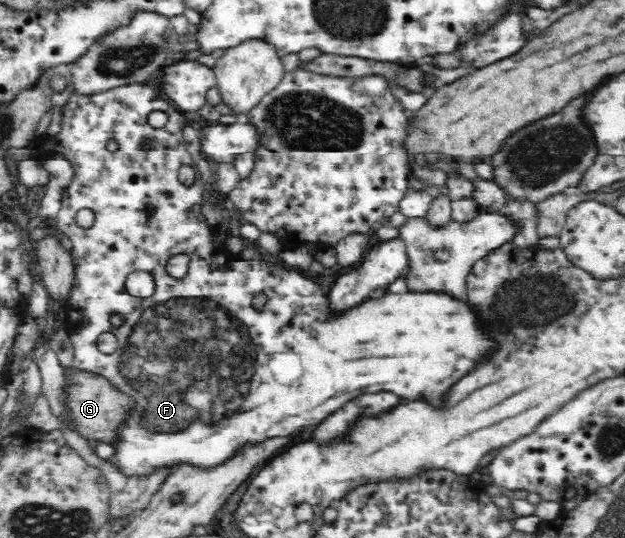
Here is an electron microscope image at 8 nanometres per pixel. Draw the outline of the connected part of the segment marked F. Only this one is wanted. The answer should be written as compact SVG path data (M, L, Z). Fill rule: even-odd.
M132 83L123 87L111 88L102 92L92 94L79 93L77 89L69 96L67 103L61 107L61 130L57 134L43 134L35 137L34 134L29 140L28 147L34 147L39 152L41 160L59 157L67 160L74 170L72 182L61 188L61 208L58 217L54 223L58 225L60 230L71 240L71 257L73 270L73 286L70 292L71 306L75 308L77 316L88 318L90 323L85 325L80 321L79 326L67 326L64 328L66 335L71 341L73 347L72 364L86 372L93 372L95 375L101 375L111 383L111 387L119 393L129 397L129 409L125 410L123 420L119 422L113 440L109 442L113 446L113 456L108 460L103 459L105 463L109 463L111 467L115 467L119 473L127 478L140 479L151 476L160 470L169 470L187 465L197 469L210 469L218 467L220 464L232 459L235 454L246 446L263 444L271 438L289 438L299 434L303 428L307 426L315 426L321 420L325 420L331 412L343 408L343 404L347 404L351 398L365 394L365 392L379 392L379 390L391 390L403 398L415 398L415 396L427 396L433 404L439 404L439 400L443 398L443 392L451 386L451 382L455 382L459 376L463 376L463 372L471 370L475 360L479 360L479 356L491 346L491 342L483 336L483 332L479 332L479 328L475 328L475 318L473 312L463 304L464 301L457 301L453 297L445 293L436 292L385 292L381 298L377 300L367 300L359 306L351 306L347 310L335 312L331 310L331 300L323 294L321 286L311 280L311 277L305 276L299 271L287 270L283 263L275 264L275 262L259 262L259 260L241 260L235 262L237 255L229 253L221 244L217 244L217 228L209 228L208 219L202 212L203 198L205 198L205 188L201 182L200 172L197 166L193 166L193 158L191 152L187 150L187 140L183 136L185 122L183 122L183 112L177 112L175 106L167 99L161 98L161 93L157 90L154 83ZM152 111L163 111L169 117L167 124L161 128L153 128L148 124L148 115ZM109 142L117 144L117 150L109 150ZM183 164L194 167L196 173L194 182L191 185L184 185L179 181L179 167ZM81 208L90 208L95 215L95 222L91 228L81 228L75 221L75 214ZM176 254L185 254L189 257L189 268L187 276L176 279L167 274L167 261ZM135 271L145 271L151 274L151 278L155 283L153 294L147 298L133 296L126 289L127 277ZM257 294L265 296L265 305L263 310L257 310L253 306L253 300ZM112 313L120 313L126 318L123 325L114 328L109 323ZM105 332L111 332L117 338L118 346L111 354L104 354L99 351L97 338ZM220 416L235 416L235 424L217 424L213 426L213 436L203 436L203 452L195 452L197 450L197 442L193 450L185 450L185 442L181 440L171 440L169 436L161 436L154 432L183 432L189 430L195 423L209 426L221 418Z

